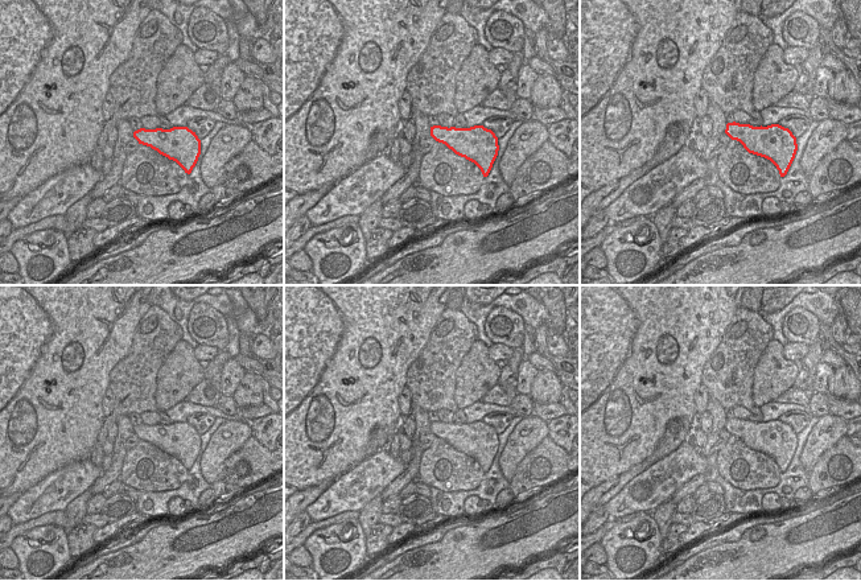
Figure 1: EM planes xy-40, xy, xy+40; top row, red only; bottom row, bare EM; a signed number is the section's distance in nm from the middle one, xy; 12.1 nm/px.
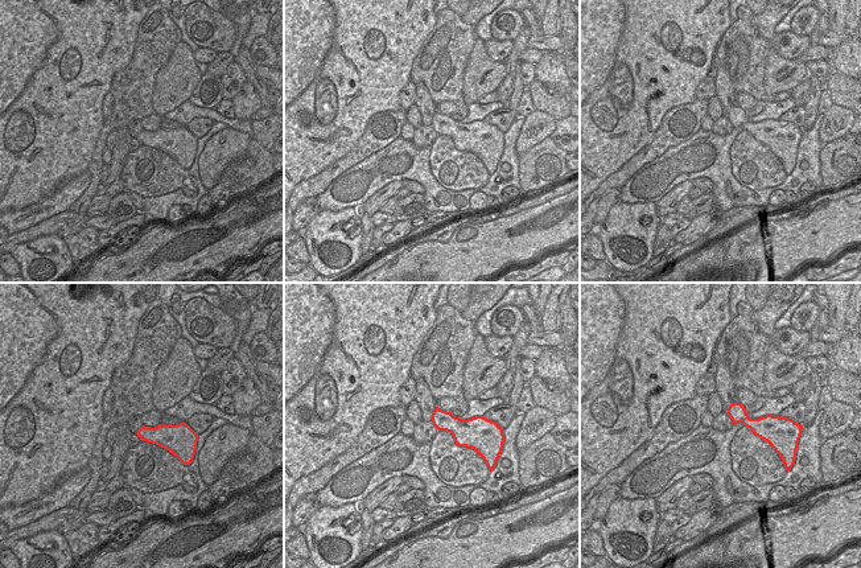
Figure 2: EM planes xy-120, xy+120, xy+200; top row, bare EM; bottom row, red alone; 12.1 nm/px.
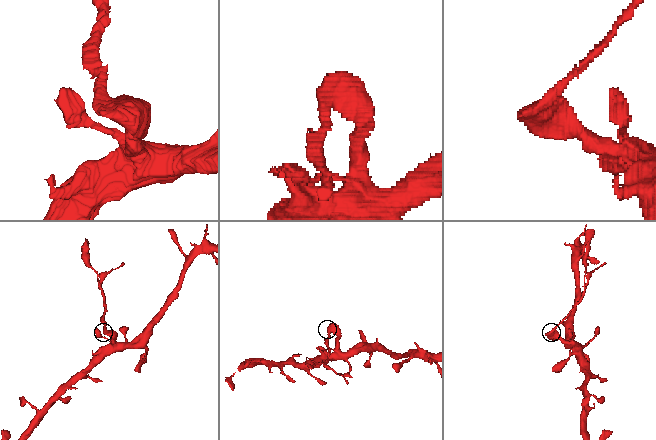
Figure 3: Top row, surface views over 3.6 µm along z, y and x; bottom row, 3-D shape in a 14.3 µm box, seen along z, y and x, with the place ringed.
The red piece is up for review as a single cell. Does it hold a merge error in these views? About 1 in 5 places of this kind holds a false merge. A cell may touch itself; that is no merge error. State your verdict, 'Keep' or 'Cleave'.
Cleave

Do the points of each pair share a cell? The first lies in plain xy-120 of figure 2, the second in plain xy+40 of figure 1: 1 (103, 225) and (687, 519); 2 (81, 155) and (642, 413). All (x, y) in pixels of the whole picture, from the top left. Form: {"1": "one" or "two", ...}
{"1": "one", "2": "one"}

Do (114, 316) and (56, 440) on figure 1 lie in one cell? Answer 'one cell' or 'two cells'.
one cell

